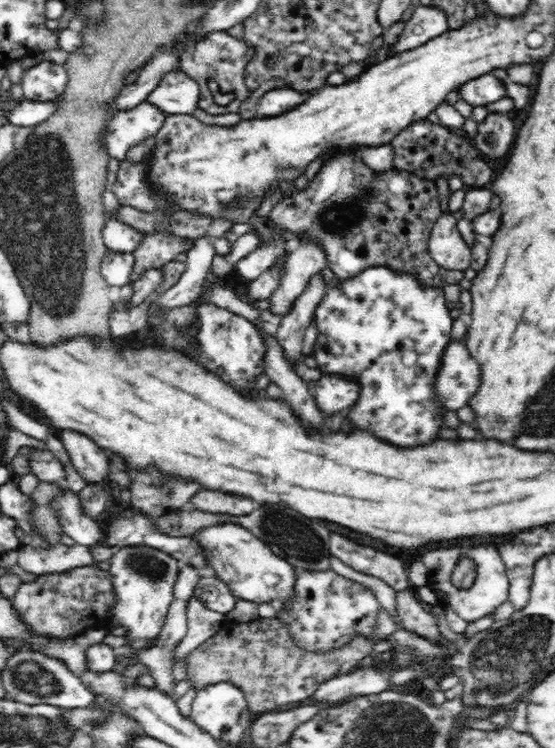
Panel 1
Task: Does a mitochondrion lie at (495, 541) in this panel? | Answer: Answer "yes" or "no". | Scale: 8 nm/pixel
no

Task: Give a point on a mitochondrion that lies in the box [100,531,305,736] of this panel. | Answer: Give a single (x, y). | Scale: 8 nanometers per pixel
(152, 569)

